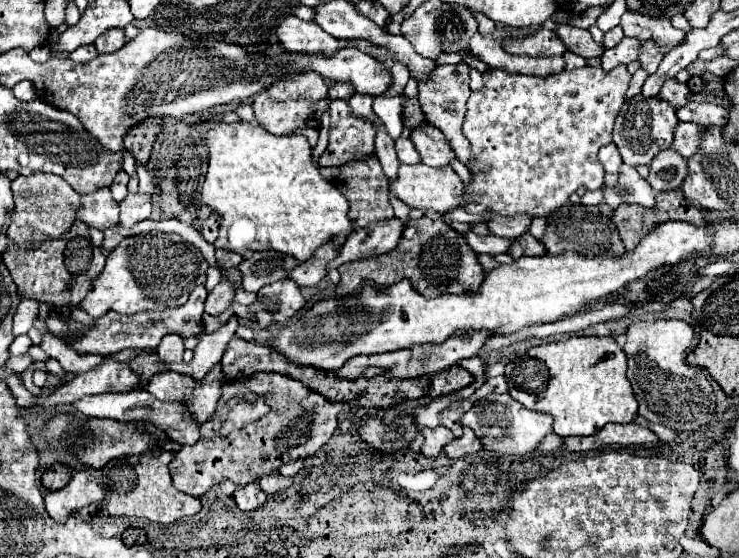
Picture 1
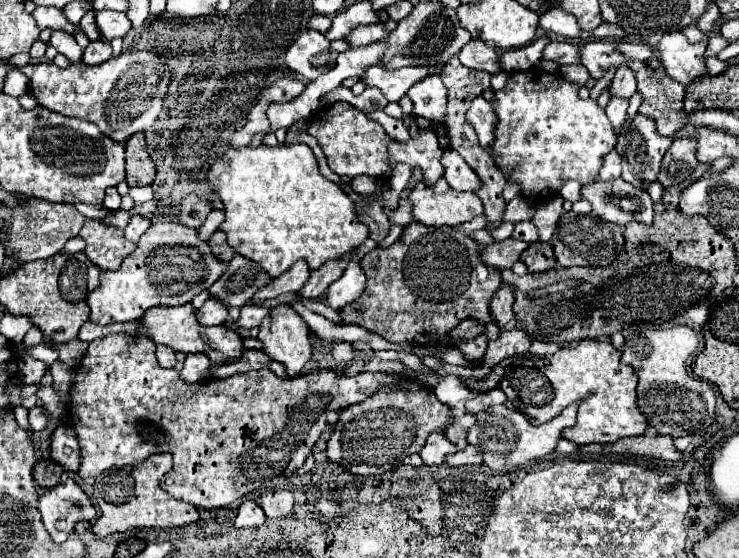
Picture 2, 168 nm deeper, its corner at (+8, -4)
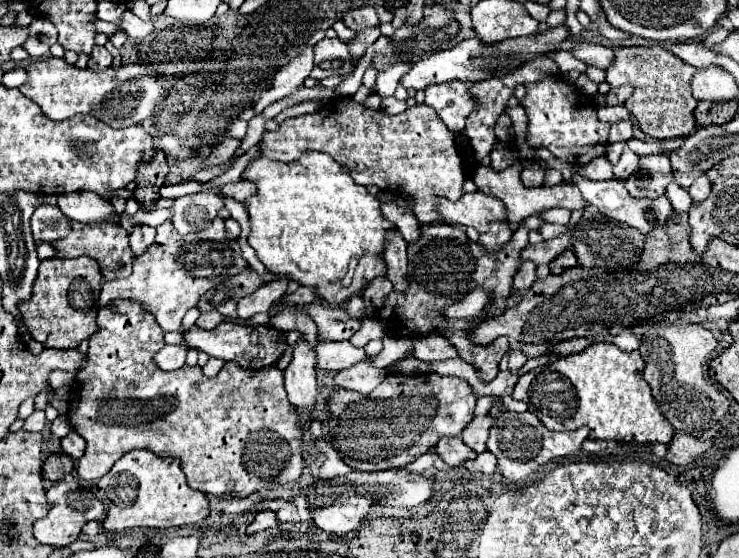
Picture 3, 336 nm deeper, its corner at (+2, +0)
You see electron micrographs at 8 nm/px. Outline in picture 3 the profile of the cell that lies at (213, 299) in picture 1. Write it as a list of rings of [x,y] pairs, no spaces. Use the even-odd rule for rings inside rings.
[[[209,311],[209,313],[201,313],[199,319],[197,319],[197,327],[201,329],[215,329],[219,323],[223,323],[225,317],[221,313],[215,313],[215,311]]]

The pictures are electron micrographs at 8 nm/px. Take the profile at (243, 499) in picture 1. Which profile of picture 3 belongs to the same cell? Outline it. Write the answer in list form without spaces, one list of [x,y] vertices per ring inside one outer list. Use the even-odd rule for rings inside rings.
[[[269,509],[259,511],[259,513],[255,513],[255,519],[247,525],[247,535],[253,535],[257,531],[263,531],[263,529],[269,529],[275,525],[277,525],[277,517],[273,511],[269,511]]]

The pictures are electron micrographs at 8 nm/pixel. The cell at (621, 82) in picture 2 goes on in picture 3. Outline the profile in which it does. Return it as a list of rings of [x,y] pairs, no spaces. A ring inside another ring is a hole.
[[[621,85],[621,87],[613,87],[607,93],[607,105],[623,105],[627,101],[627,97],[631,97],[631,85]]]

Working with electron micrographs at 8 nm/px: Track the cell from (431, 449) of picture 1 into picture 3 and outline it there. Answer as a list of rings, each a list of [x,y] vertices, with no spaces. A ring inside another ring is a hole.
[[[441,437],[439,443],[435,445],[435,453],[451,467],[477,457],[475,451],[471,447],[467,447],[459,437]]]

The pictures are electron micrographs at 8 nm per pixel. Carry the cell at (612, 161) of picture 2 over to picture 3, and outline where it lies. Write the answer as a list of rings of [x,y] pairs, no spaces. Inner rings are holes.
[[[625,149],[617,161],[617,165],[613,167],[613,173],[621,179],[627,179],[631,173],[635,173],[639,167],[639,157],[631,151],[631,149]]]

